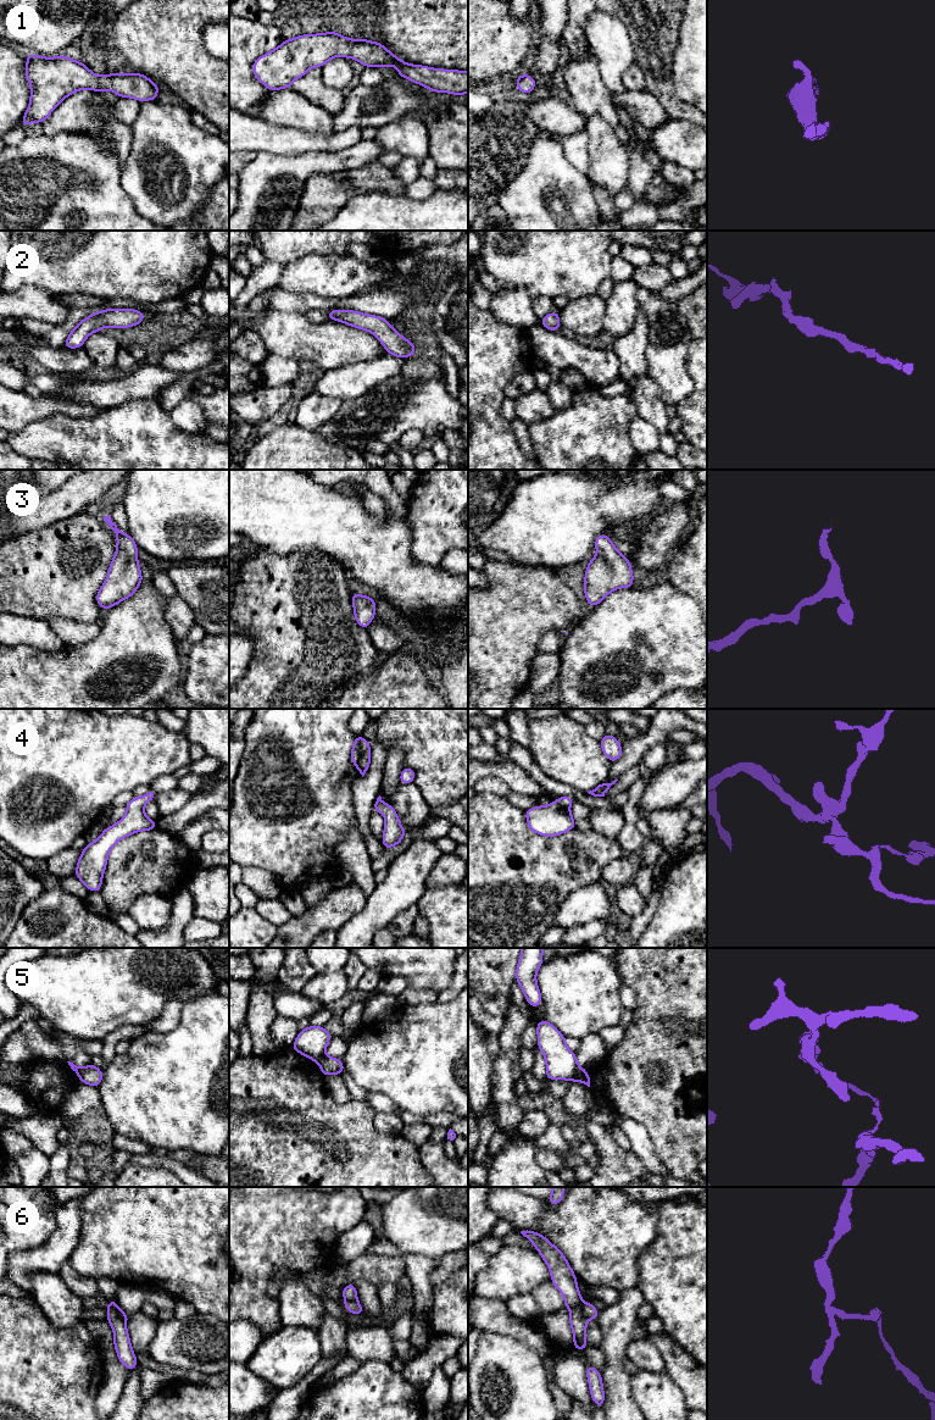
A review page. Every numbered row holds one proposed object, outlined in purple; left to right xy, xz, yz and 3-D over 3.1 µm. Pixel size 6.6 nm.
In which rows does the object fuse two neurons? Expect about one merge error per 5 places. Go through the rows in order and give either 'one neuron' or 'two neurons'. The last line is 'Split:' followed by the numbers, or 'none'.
1: one neuron
2: one neuron
3: one neuron
4: one neuron
5: two neurons
6: two neurons
Split: 5, 6

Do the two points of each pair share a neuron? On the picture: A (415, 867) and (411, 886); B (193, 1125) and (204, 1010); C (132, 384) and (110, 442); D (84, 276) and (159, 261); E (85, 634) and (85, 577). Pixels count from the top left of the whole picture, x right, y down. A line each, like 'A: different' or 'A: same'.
A: same
B: same
C: different
D: same
E: different

